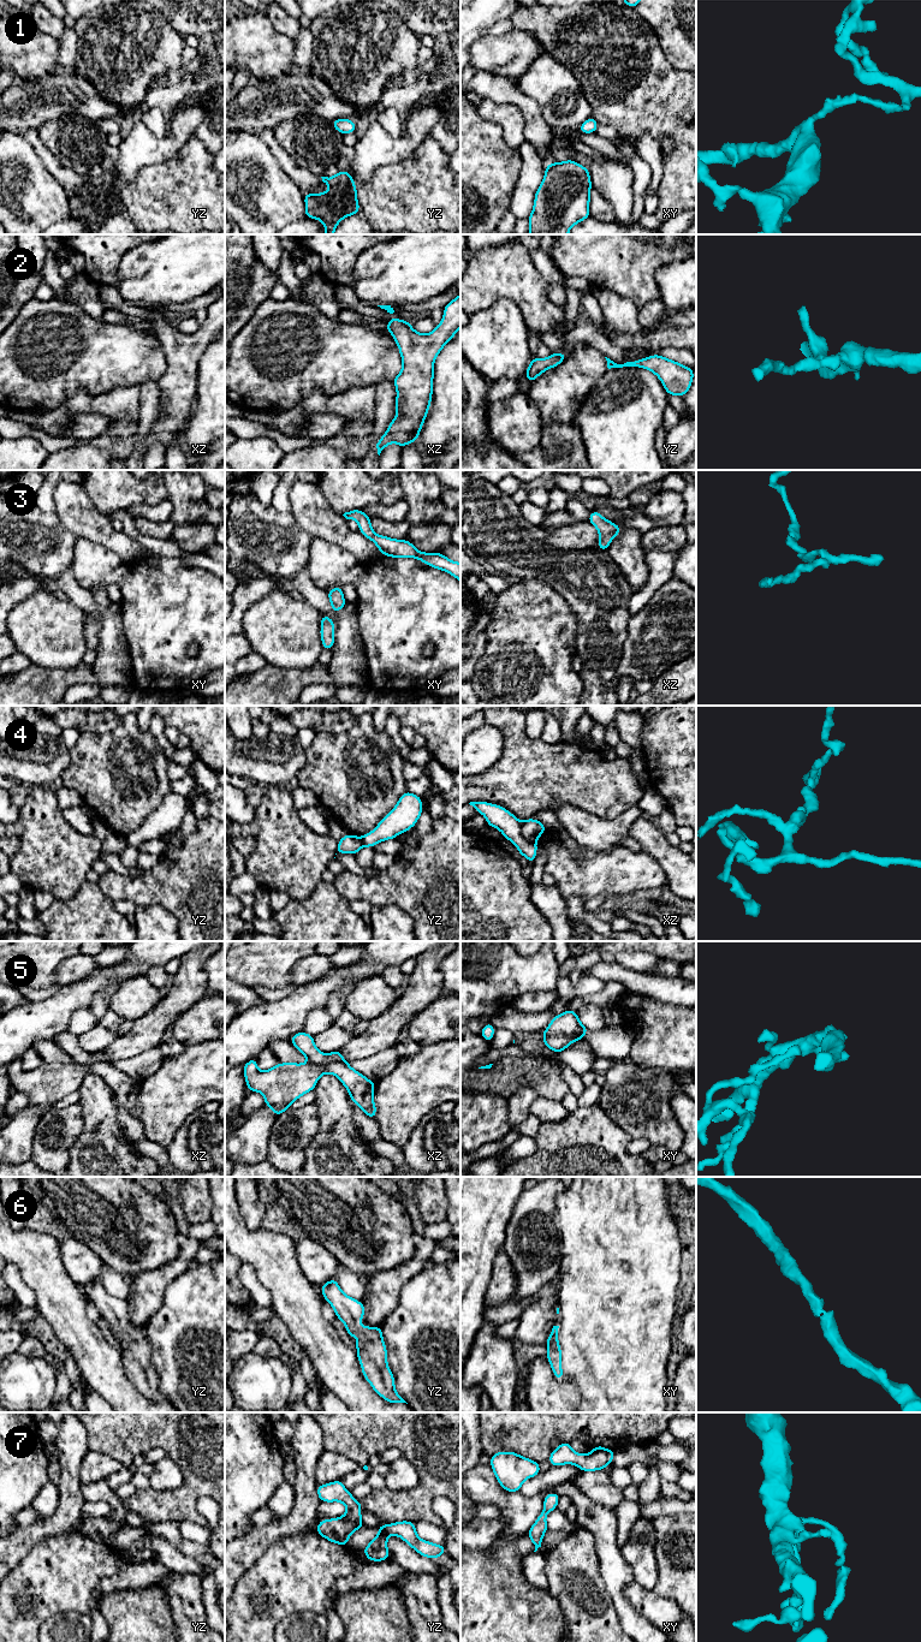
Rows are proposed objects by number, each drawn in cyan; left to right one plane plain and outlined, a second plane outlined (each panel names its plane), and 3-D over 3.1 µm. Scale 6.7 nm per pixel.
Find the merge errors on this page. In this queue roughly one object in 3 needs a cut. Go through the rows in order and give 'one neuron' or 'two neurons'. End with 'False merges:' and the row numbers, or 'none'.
1: one neuron
2: one neuron
3: one neuron
4: two neurons
5: two neurons
6: one neuron
7: one neuron
False merges: 4, 5

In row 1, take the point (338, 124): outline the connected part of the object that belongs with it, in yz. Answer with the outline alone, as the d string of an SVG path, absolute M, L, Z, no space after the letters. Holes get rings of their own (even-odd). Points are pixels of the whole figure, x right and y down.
M334 119L332 121L333 127L335 131L345 133L353 133L356 129L356 123L353 123L351 119Z

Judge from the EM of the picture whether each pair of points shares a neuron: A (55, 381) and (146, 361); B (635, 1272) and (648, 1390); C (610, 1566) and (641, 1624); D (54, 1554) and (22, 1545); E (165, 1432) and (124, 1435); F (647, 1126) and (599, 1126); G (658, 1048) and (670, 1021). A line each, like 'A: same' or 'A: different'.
A: same
B: same
C: same
D: different
E: same
F: different
G: same

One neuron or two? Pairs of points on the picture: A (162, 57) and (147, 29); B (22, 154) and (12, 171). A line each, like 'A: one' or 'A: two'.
A: one
B: one

